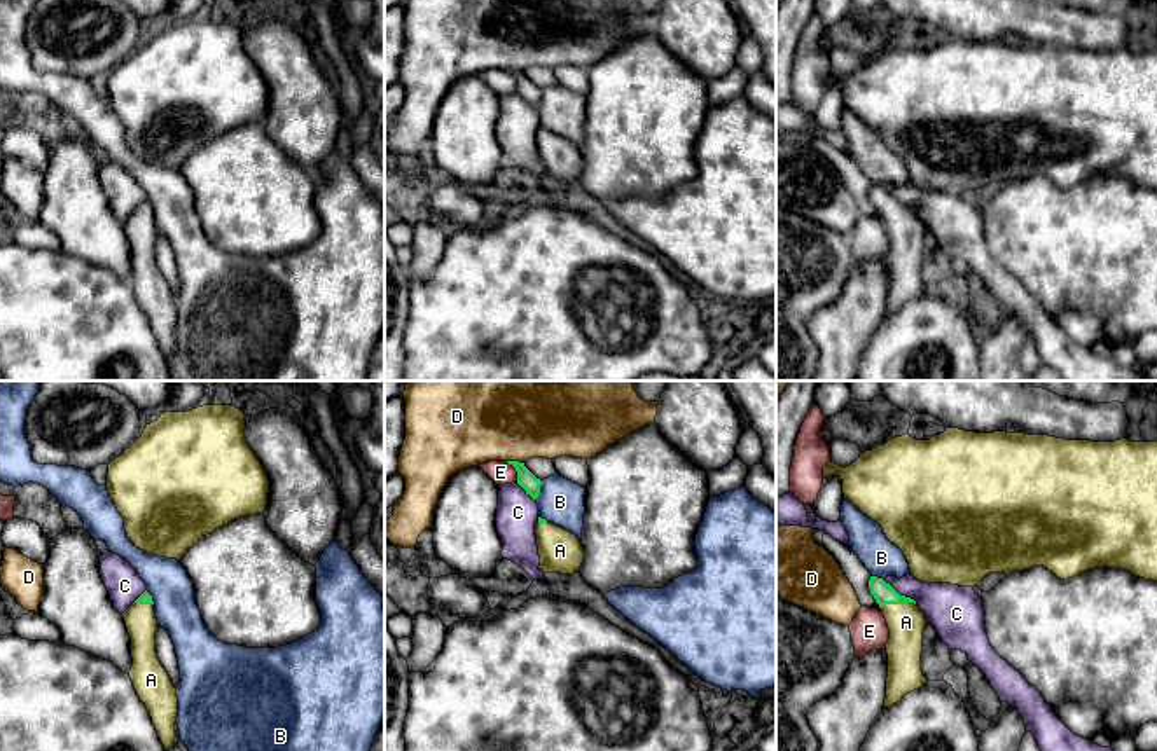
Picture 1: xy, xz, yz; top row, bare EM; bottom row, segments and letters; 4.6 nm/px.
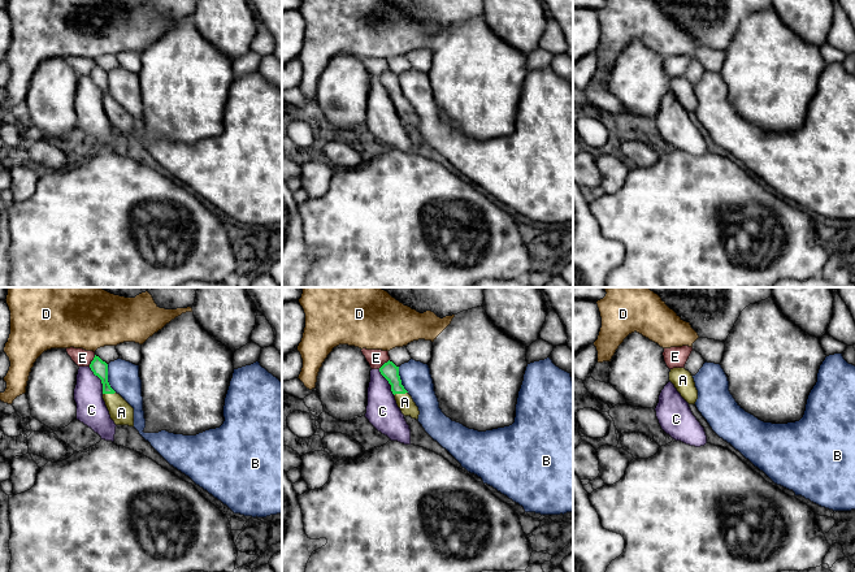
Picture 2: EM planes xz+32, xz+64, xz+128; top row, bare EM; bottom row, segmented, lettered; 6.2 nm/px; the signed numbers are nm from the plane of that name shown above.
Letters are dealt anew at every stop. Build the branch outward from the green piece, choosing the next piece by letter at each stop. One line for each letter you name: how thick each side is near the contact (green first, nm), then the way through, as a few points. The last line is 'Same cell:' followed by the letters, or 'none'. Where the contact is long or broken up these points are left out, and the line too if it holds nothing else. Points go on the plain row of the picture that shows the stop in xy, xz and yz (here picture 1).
A: 100 nm thick on the green side, 170 nm on the other; runs through yz (883, 201), (897, 212), (906, 231)
Same cell: A

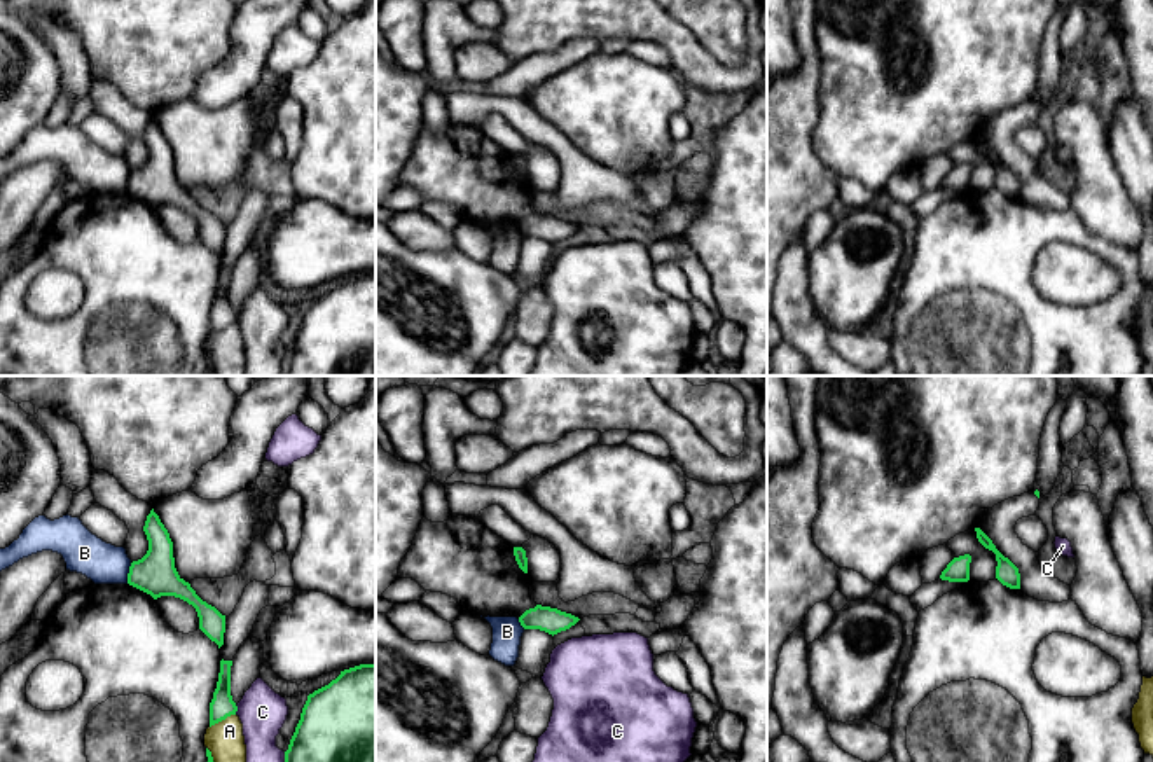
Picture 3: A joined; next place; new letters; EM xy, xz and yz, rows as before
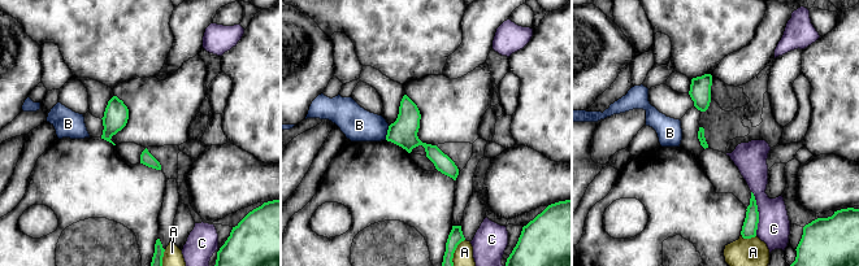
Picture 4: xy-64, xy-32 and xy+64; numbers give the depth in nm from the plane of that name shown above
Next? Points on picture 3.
Same cell: none

